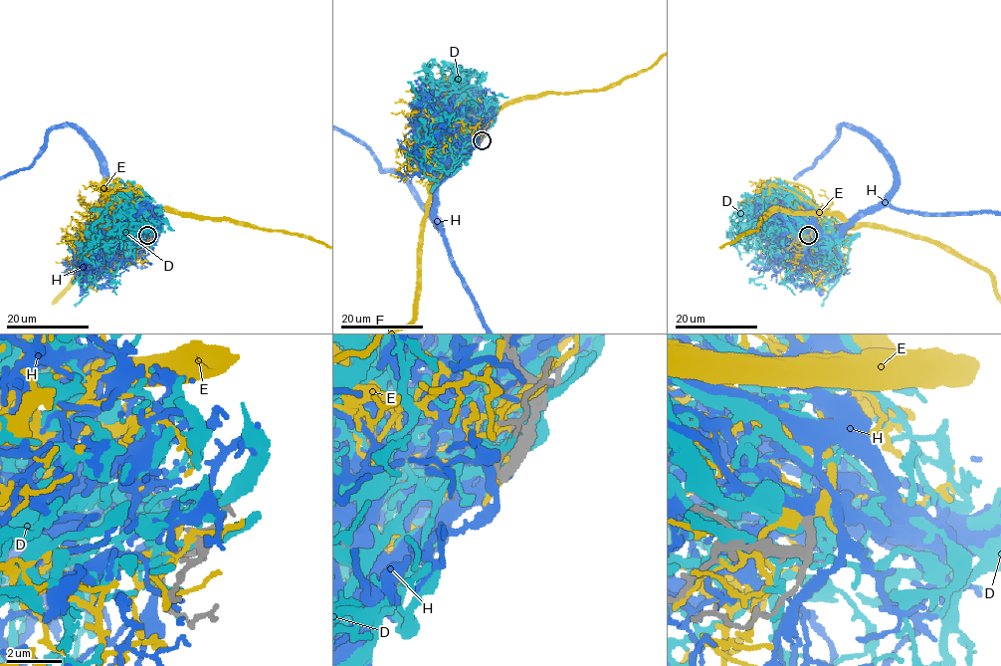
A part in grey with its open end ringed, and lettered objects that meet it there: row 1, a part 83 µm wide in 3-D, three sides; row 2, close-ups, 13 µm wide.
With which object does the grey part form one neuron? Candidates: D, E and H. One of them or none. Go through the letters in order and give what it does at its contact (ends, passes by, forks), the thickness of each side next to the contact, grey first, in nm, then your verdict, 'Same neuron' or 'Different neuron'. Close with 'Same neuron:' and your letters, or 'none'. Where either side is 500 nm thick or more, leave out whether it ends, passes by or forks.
D: It forks there. Thickness 360 nm (grey) against 300 nm. Different neuron
E: It forks there. Thickness 320 nm (grey) against 320 nm. Different neuron
H: It forks there. Thickness 320 nm (grey) against 320 nm. Same neuron
Same neuron: H

